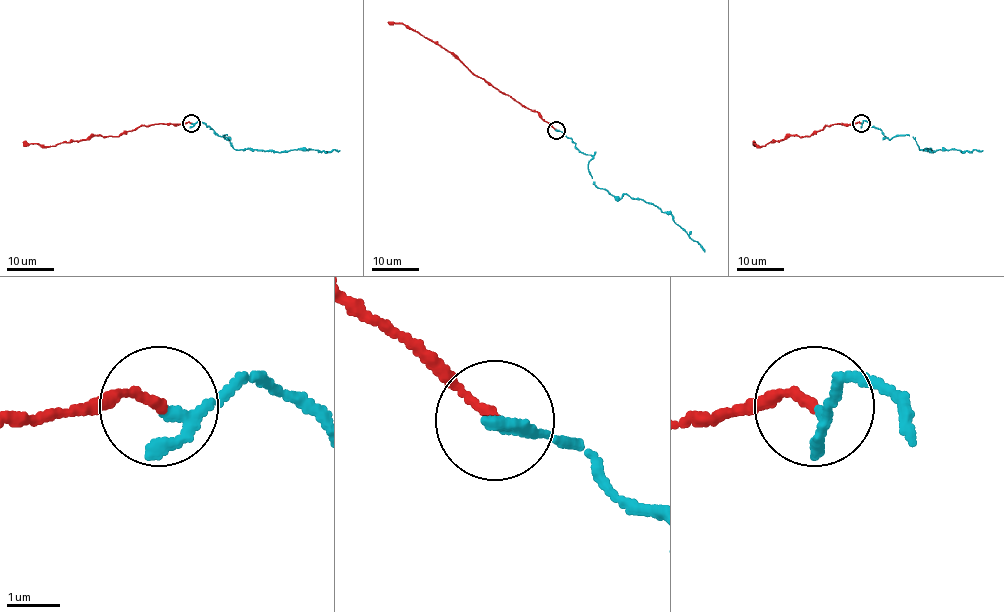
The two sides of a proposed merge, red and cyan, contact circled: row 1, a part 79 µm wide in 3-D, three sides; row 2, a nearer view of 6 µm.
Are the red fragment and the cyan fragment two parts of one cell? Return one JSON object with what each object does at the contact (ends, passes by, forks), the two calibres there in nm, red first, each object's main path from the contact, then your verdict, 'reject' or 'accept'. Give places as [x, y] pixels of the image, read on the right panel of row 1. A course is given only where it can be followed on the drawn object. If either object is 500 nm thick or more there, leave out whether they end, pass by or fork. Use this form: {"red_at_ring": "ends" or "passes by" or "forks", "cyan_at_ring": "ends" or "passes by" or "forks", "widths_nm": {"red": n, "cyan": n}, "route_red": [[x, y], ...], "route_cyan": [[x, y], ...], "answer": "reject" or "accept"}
{"red_at_ring": "ends", "cyan_at_ring": "passes by", "widths_nm": {"red": 170, "cyan": 170}, "route_red": [[861, 123], [827, 125], [810, 136], [788, 136], [762, 146], [753, 141]], "route_cyan": [[861, 123], [867, 122], [879, 129], [888, 139], [908, 134], [914, 138], [920, 150], [982, 150]], "answer": "accept"}

